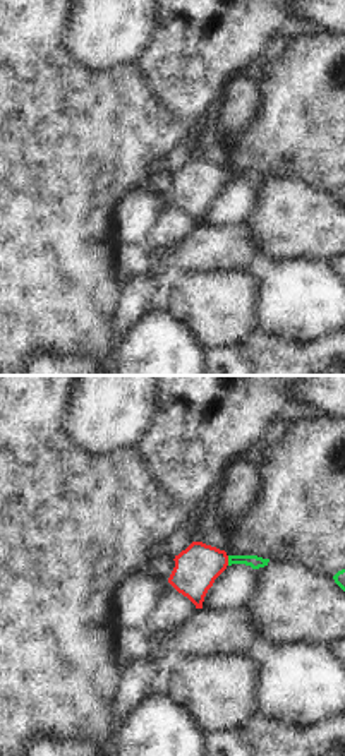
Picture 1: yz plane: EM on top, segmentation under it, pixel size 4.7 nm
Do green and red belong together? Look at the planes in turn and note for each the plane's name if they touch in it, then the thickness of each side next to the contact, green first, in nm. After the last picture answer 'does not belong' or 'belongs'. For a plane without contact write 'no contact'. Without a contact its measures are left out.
yz | 60/200 nm

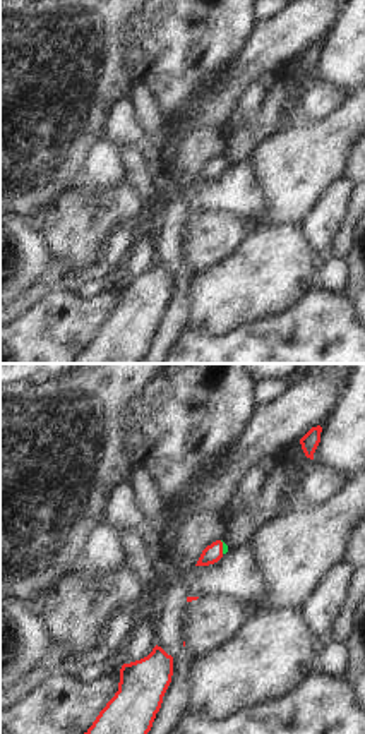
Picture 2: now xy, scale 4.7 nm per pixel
xy | 30/90 nm

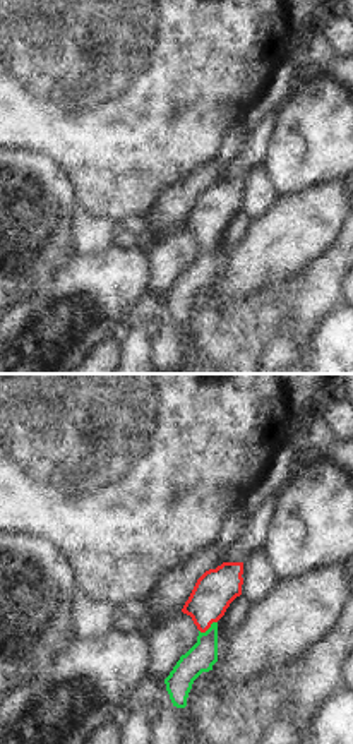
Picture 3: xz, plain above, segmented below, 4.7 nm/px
xz | 140/190 nm

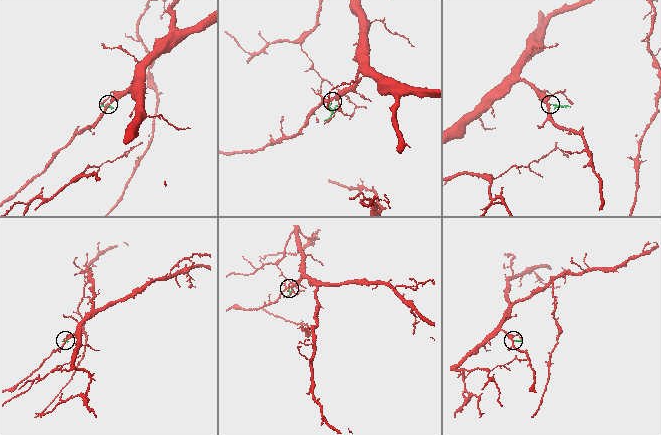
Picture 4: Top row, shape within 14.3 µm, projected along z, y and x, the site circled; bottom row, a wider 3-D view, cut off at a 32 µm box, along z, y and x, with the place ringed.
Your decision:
belongs

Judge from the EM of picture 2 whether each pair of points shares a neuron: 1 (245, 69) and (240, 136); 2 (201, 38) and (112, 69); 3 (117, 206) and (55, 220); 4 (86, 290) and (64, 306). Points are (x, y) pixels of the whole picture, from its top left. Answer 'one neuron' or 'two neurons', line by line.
1: two neurons
2: two neurons
3: one neuron
4: two neurons

